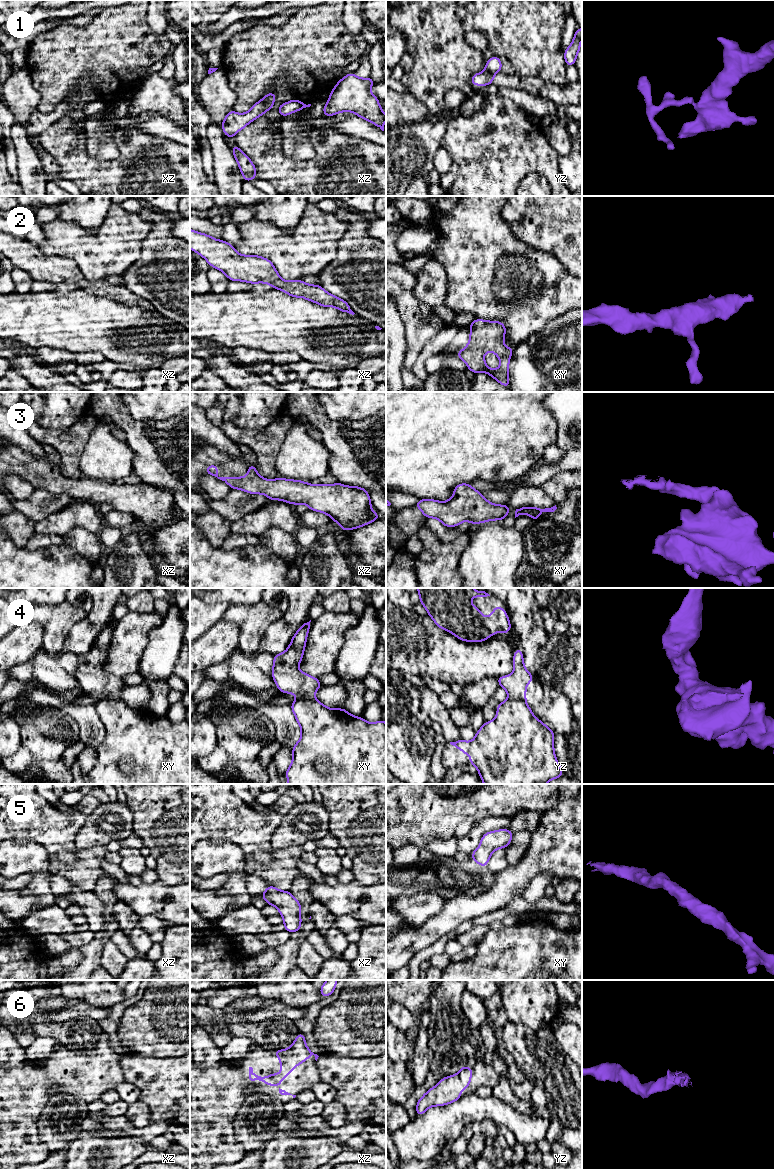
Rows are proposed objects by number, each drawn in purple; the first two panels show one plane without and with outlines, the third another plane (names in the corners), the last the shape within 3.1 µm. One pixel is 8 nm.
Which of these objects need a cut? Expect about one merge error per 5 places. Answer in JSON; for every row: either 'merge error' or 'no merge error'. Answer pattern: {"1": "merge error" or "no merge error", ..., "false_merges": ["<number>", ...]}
{"1": "merge error", "2": "no merge error", "3": "no merge error", "4": "merge error", "5": "no merge error", "6": "no merge error", "false_merges": ["1", "4"]}

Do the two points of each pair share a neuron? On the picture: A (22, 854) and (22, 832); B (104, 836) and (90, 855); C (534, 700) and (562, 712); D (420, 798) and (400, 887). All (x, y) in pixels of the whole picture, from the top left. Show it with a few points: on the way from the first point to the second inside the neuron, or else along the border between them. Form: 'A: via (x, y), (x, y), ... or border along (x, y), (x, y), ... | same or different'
A: border along (10, 839), (32, 840), (44, 848) | different
B: border along (74, 839), (74, 845), (78, 849), (105, 846) | different
C: via (541, 707), (545, 711), (555, 712) | same
D: border along (416, 846), (423, 849) | different

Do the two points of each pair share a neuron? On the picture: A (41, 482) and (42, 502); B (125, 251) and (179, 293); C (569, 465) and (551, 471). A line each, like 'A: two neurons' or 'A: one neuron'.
A: two neurons
B: two neurons
C: one neuron

